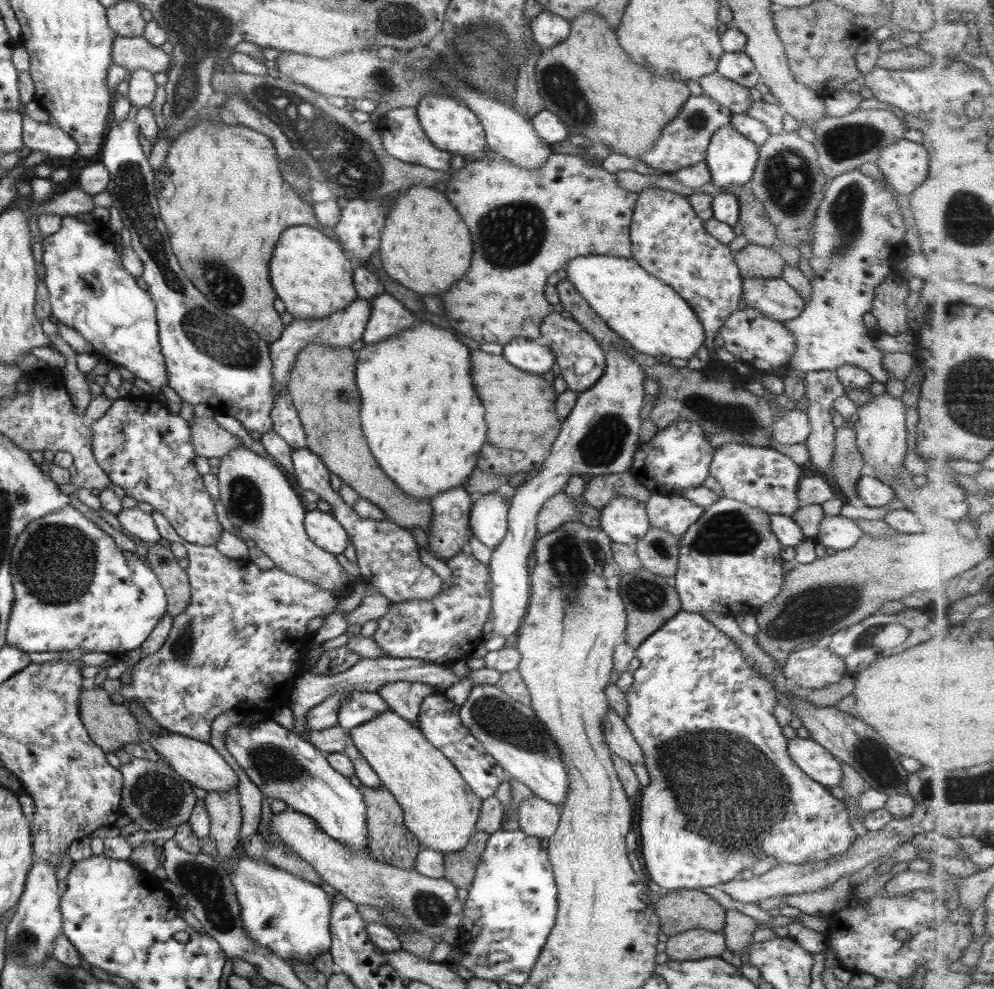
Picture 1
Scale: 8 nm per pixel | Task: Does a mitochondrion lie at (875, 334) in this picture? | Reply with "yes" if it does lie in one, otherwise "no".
no

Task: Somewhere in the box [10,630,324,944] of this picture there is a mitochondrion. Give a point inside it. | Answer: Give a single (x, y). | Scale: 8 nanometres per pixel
(203, 881)

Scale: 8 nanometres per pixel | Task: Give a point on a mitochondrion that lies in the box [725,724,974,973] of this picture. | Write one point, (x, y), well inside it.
(869, 756)

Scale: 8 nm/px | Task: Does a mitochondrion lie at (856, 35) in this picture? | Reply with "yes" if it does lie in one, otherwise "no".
no

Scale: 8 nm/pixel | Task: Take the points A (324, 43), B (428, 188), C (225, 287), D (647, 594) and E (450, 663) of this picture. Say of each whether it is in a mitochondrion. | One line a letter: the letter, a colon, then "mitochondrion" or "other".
A: other
B: other
C: mitochondrion
D: mitochondrion
E: other

